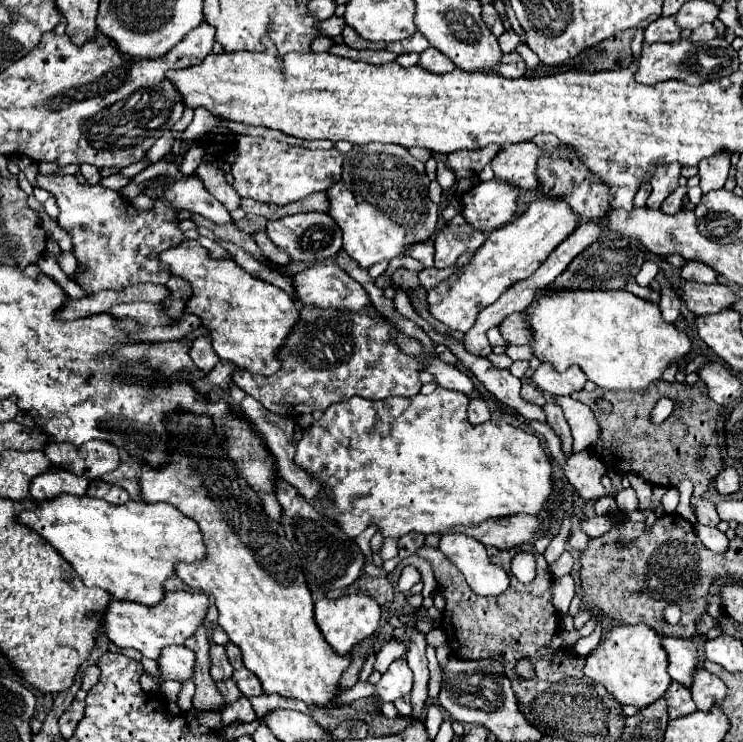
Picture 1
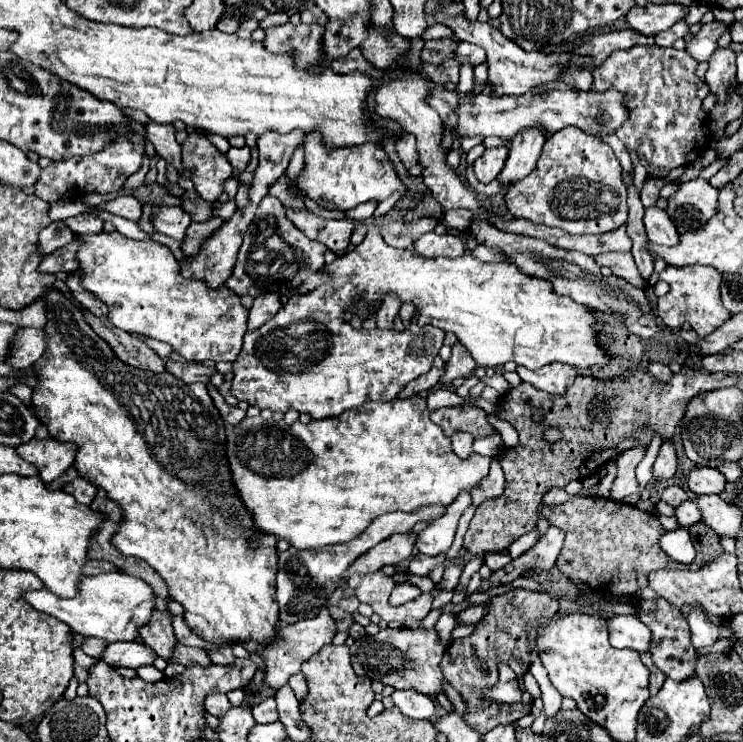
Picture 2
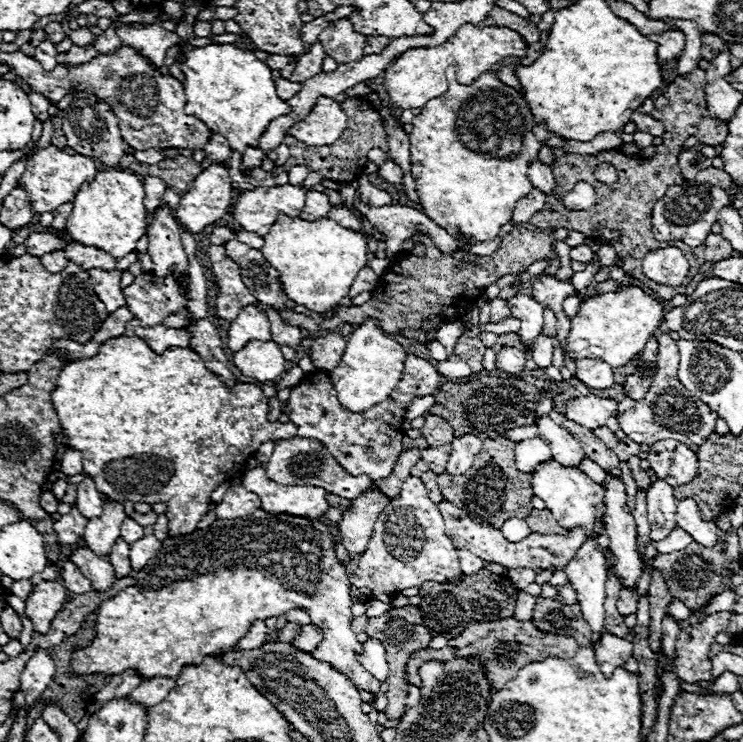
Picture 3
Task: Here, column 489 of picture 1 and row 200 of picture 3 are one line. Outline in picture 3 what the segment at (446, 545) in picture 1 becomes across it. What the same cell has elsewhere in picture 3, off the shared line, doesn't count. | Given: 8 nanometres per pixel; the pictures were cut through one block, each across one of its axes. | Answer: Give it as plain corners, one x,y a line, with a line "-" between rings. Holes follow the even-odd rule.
578,182
570,192
560,196
560,202
566,210
588,210
596,204
596,192
586,182

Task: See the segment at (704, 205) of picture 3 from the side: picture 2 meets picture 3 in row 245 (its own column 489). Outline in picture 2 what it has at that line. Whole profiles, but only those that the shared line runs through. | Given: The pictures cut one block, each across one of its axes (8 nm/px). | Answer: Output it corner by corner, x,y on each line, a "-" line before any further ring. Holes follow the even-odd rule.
498,664
500,678
494,686
484,690
484,700
488,702
498,702
498,704
514,704
520,702
522,690
518,684
518,676
514,670
510,670
508,664

